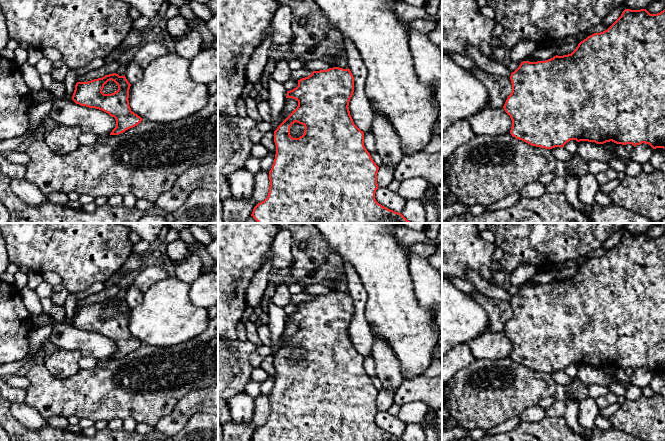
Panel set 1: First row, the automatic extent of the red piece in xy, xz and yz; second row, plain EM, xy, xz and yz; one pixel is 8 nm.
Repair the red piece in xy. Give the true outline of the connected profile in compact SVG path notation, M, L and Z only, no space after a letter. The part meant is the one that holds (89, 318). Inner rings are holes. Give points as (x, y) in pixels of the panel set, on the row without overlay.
M113 297L88 306L77 306L72 324L76 328L102 334L114 341L116 351L110 359L119 359L137 350L143 344L132 336L129 330L130 310L125 299L119 300ZM110 304L117 308L118 314L111 318L104 318L102 316L104 309Z

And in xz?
M339 291L329 292L327 294L313 295L308 301L298 304L298 310L293 314L287 315L286 322L293 322L298 325L297 332L277 351L274 355L274 366L276 369L276 378L274 387L269 395L269 417L267 422L258 427L251 438L253 441L404 441L401 437L390 434L375 423L375 417L378 413L377 397L379 391L371 382L370 377L364 370L364 356L361 355L353 346L349 335L349 325L354 316L354 301L350 293ZM295 347L302 348L305 351L304 358L299 362L293 362L290 359L290 351Z

